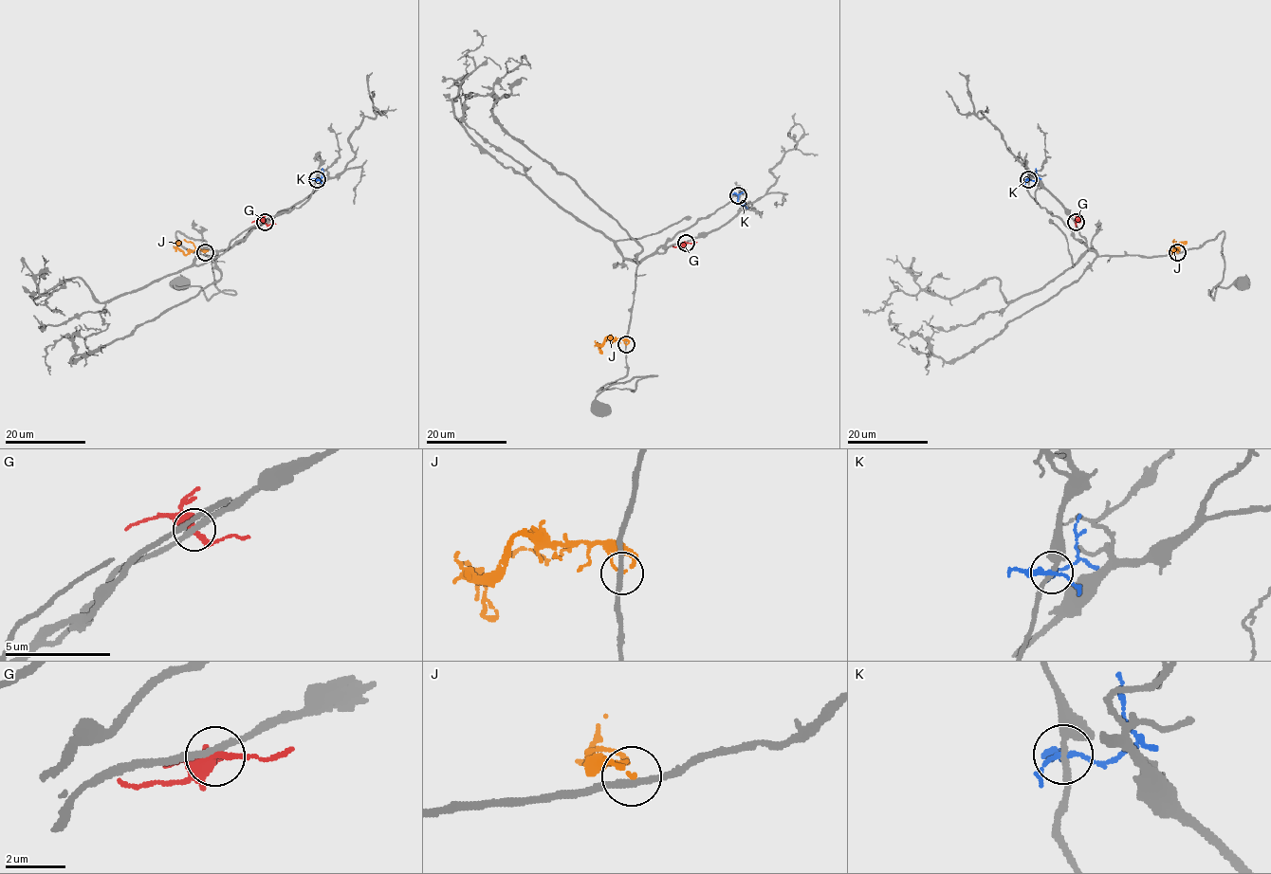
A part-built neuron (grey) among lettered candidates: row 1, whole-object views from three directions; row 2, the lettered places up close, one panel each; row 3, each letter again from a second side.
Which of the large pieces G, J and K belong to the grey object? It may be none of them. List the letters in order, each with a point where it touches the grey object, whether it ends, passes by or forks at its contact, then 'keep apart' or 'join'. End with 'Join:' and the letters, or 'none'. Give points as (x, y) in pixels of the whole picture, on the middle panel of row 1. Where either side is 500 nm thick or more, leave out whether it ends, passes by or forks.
G: meets grey at (686, 243); it forks there; keep apart
J: meets grey at (626, 344); it ends there; keep apart
K: meets grey at (738, 195); it forks there; keep apart
Join: none

